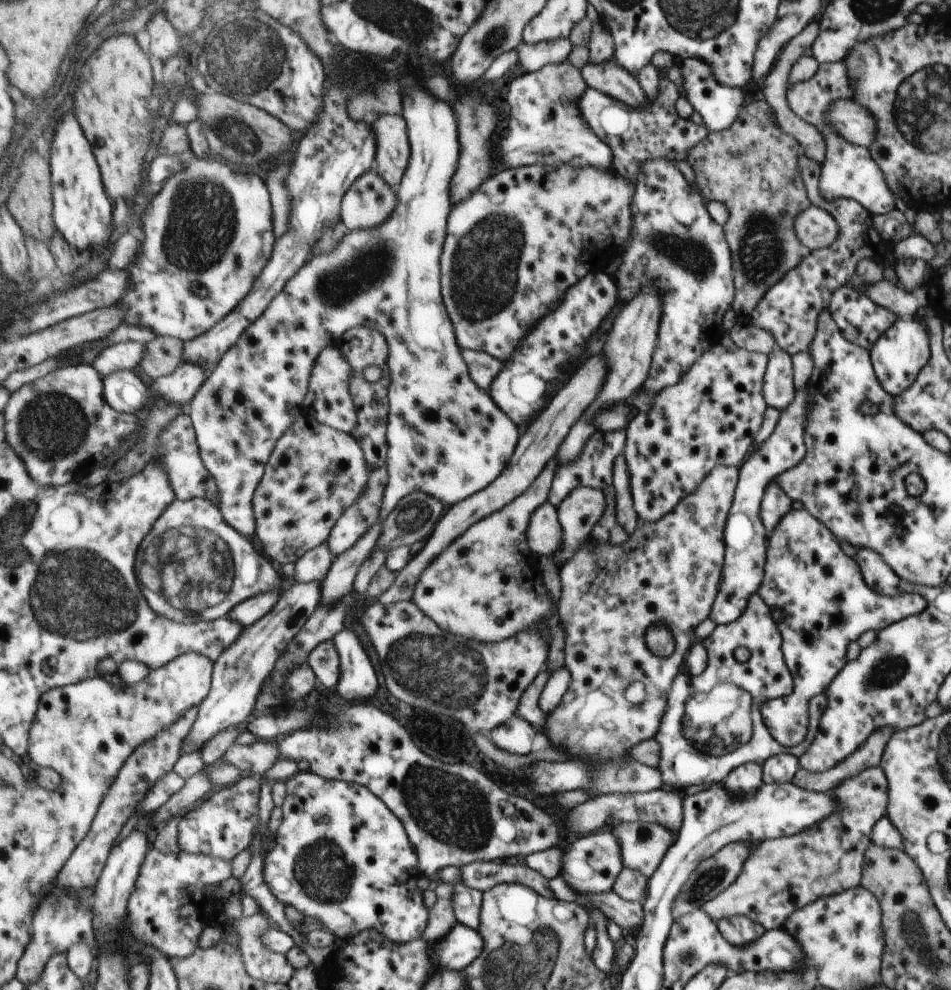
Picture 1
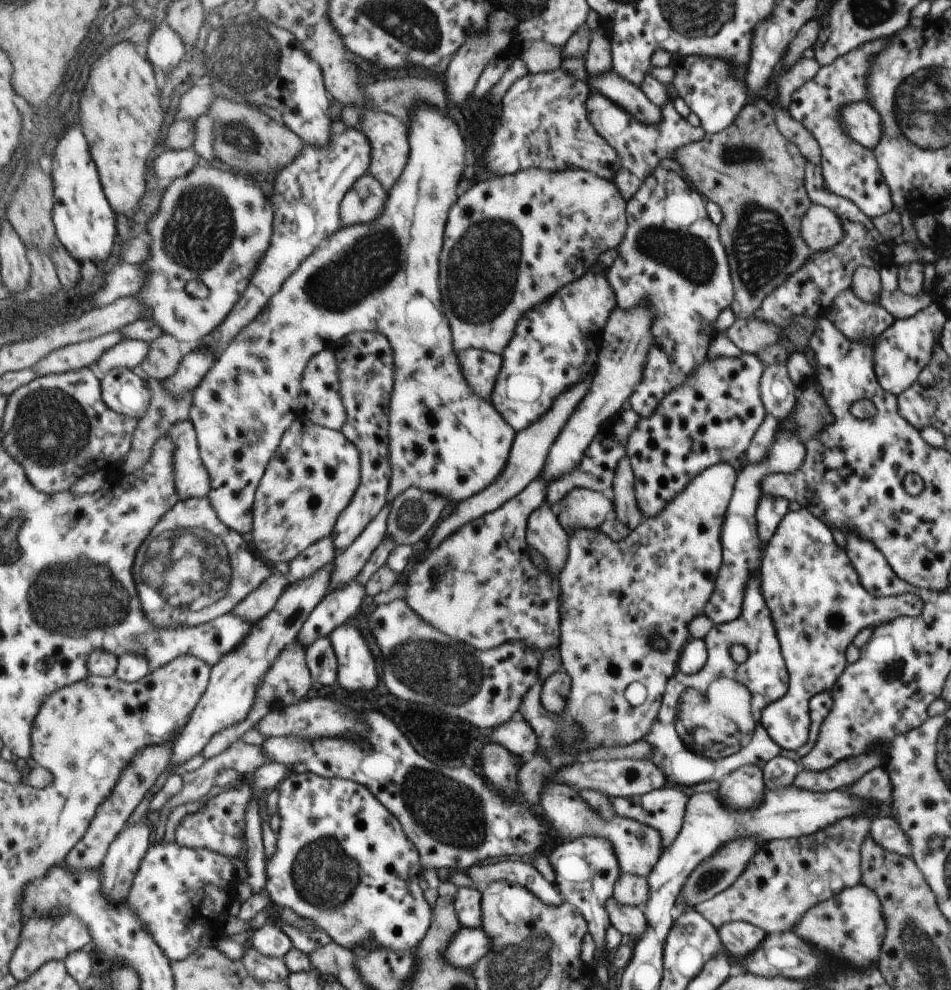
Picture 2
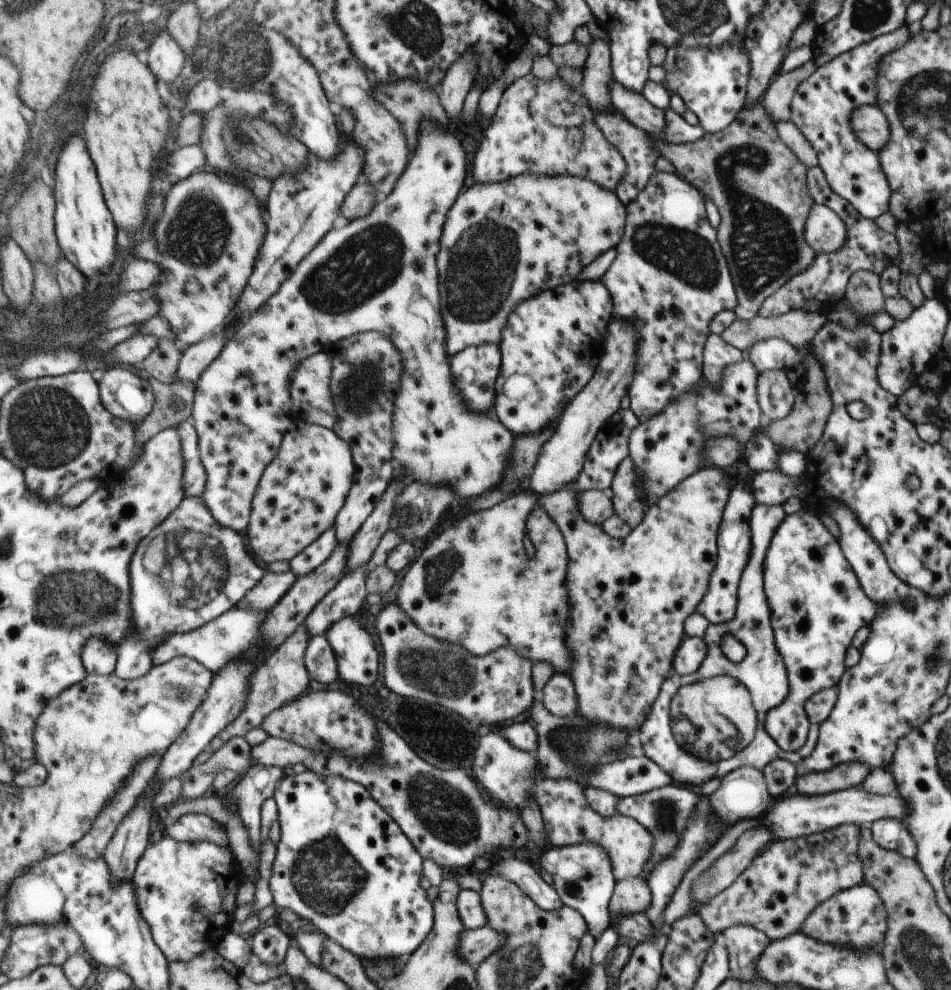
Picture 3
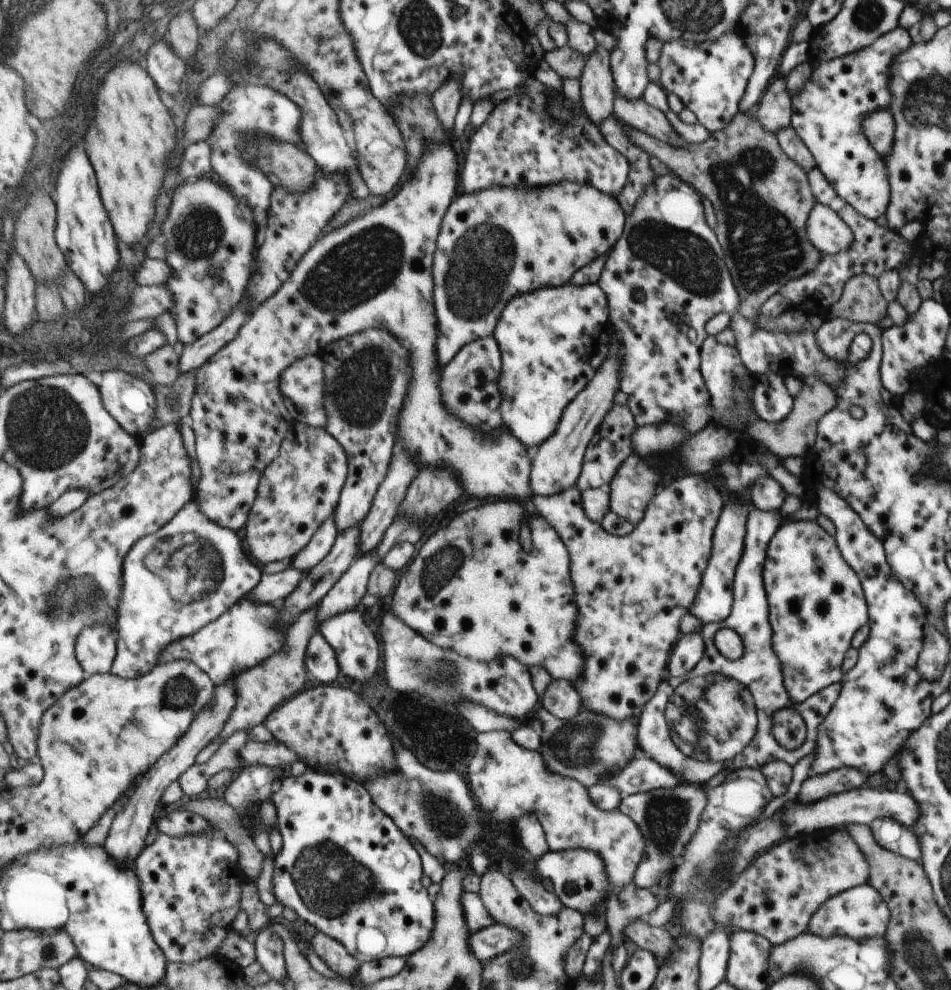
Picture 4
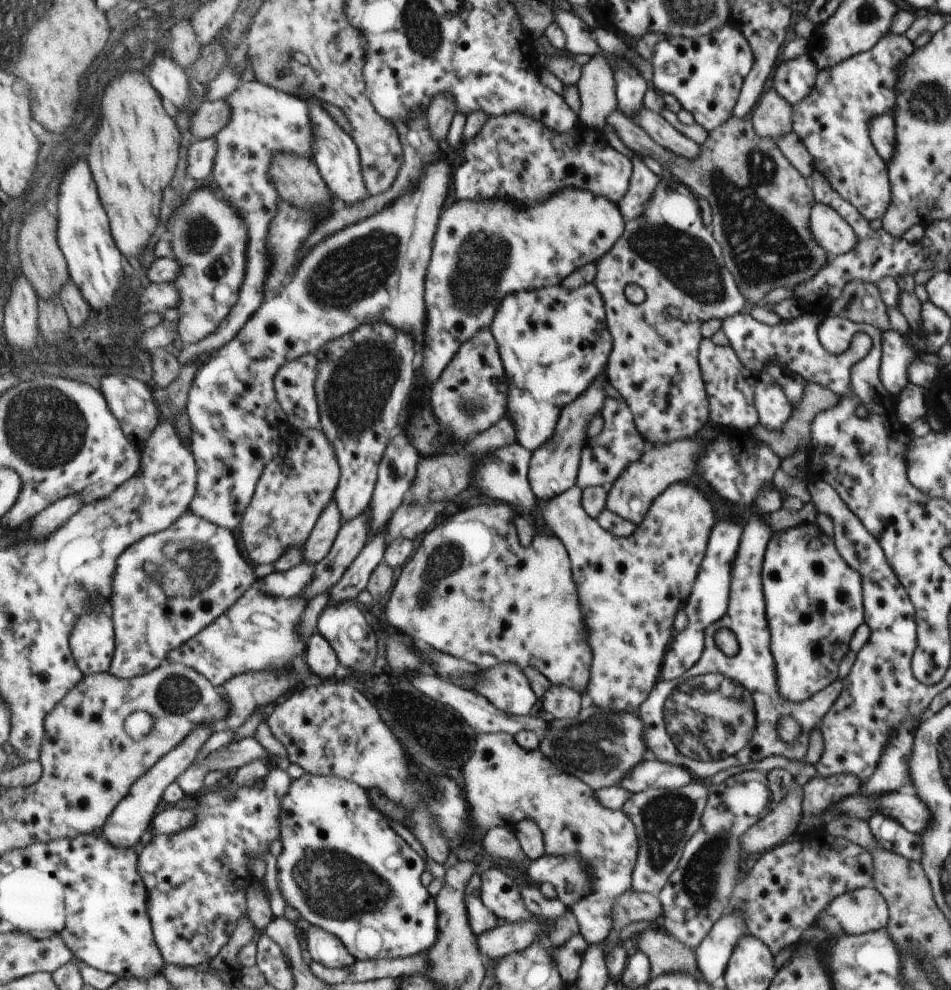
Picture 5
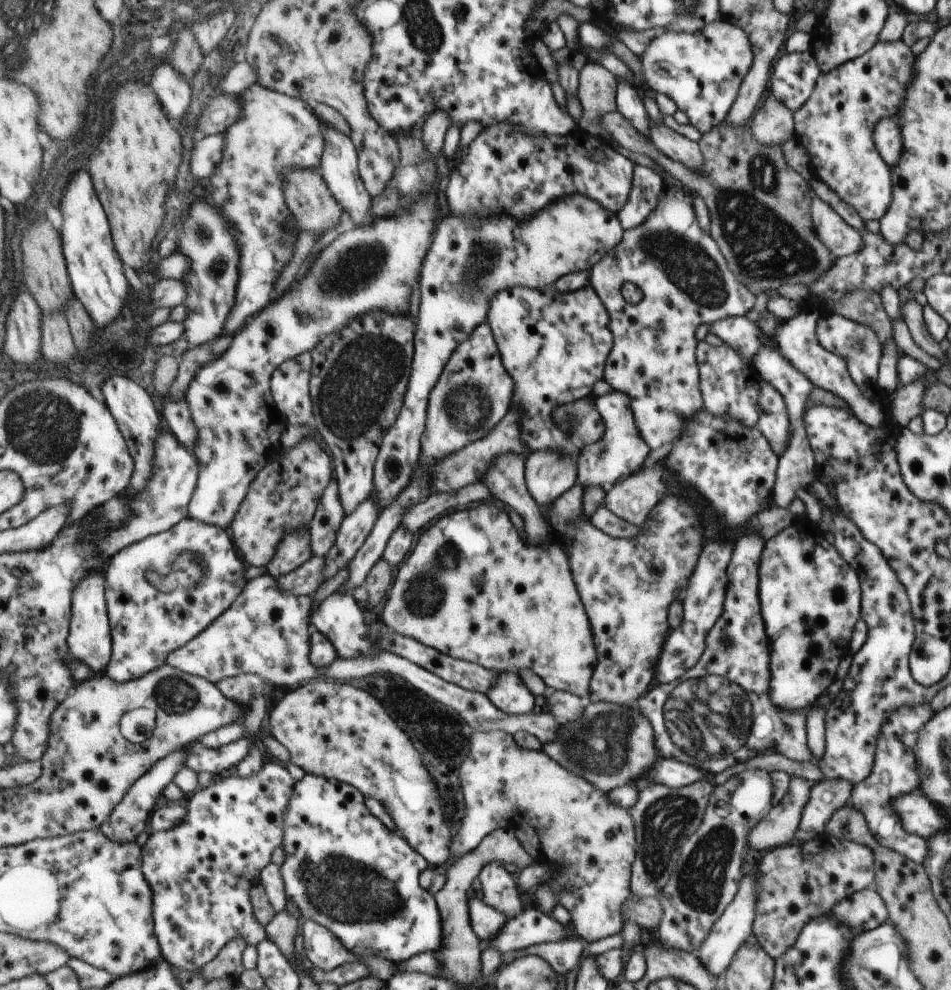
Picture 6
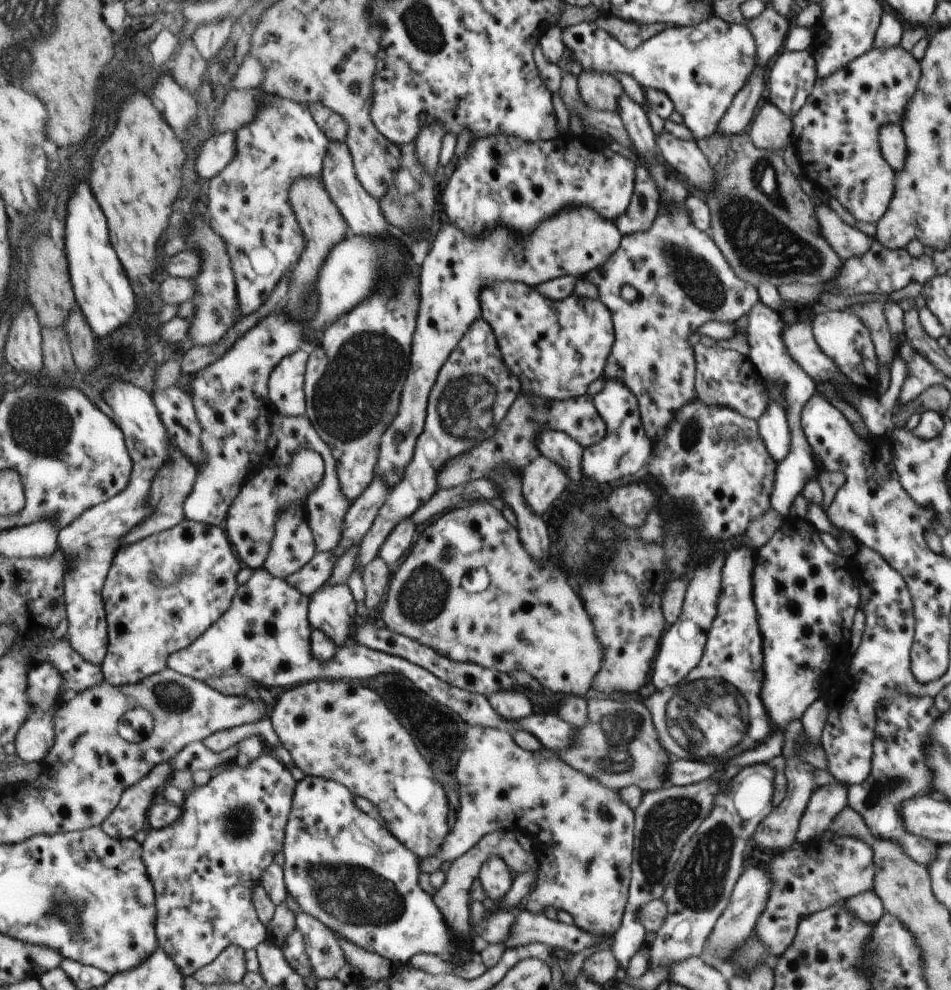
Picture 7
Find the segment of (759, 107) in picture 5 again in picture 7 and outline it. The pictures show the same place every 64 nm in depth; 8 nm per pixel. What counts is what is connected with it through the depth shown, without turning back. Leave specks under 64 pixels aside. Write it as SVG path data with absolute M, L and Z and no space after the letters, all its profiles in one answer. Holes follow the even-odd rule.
M770 102L760 108L748 130L753 146L759 150L783 153L792 144L793 122Z

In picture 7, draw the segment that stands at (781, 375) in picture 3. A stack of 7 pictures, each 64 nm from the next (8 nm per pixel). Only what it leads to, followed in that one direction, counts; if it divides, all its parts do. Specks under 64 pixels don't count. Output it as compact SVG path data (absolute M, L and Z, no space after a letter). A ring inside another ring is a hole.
M771 400L765 415L757 422L760 424L761 438L769 454L775 462L782 462L792 445L791 429L784 407Z

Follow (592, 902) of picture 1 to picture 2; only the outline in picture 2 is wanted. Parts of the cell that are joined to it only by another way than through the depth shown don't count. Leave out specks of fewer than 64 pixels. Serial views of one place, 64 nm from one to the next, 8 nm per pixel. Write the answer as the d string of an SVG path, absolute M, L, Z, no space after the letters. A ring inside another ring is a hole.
M614 896L606 900L606 912L609 914L611 925L622 934L622 936L634 936L640 938L646 932L646 917L642 907L618 904Z

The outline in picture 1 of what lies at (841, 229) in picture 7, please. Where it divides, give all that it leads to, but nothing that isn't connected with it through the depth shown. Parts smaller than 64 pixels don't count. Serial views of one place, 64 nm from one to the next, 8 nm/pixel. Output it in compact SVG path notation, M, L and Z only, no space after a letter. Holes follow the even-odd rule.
M812 204L797 217L796 231L811 251L825 249L840 236L840 224L829 211Z

